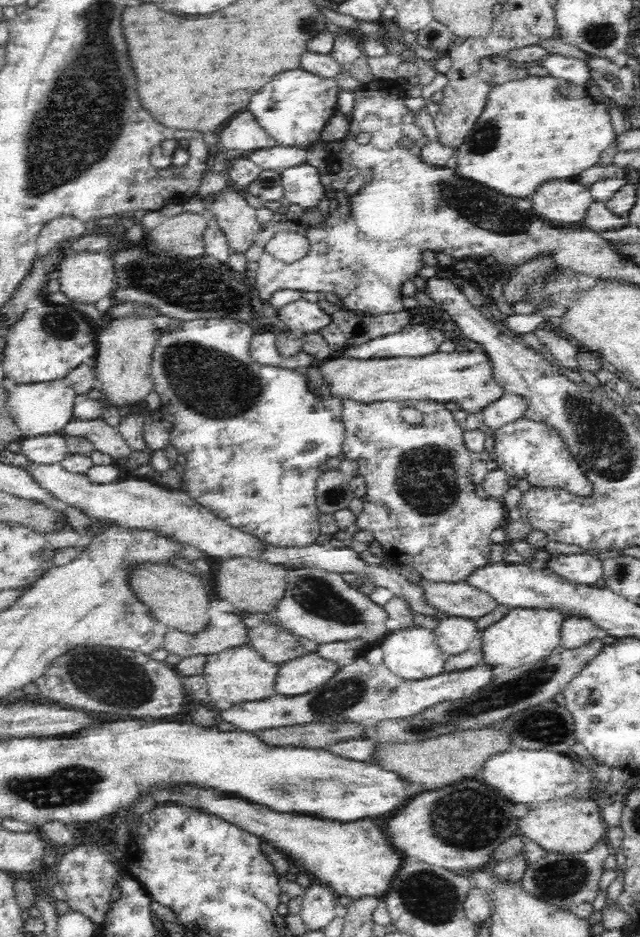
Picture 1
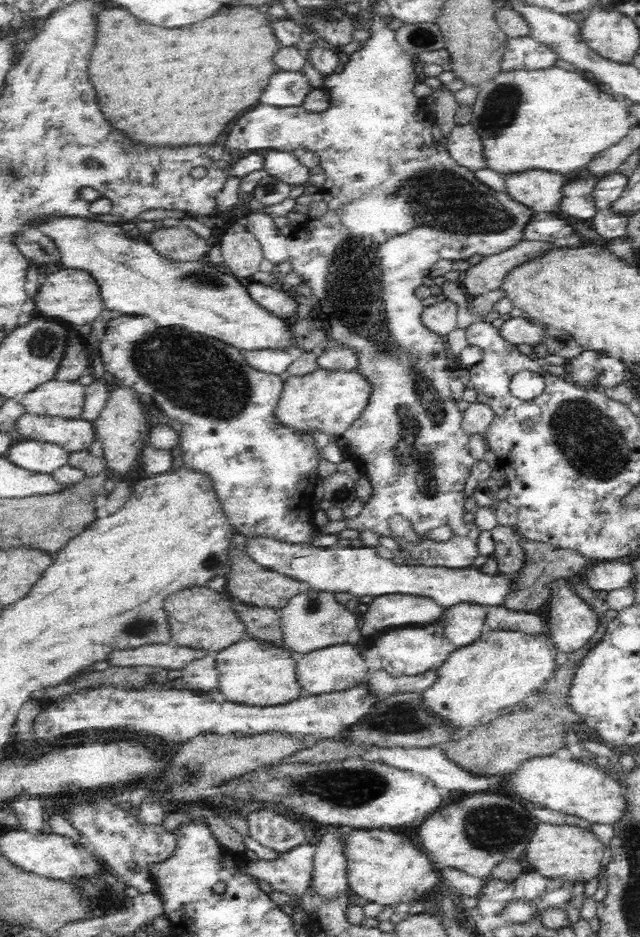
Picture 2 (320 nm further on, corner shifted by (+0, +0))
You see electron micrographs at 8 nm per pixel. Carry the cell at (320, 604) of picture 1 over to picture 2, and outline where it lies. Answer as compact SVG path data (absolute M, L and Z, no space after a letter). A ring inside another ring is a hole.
M316 589L299 592L289 598L287 605L279 609L279 613L286 648L296 652L297 655L351 641L352 636L356 635L360 622L358 615L350 612L344 603L340 603L332 591Z

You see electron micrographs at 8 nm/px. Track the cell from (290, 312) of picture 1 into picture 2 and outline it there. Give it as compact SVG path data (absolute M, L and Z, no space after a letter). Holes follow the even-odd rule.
M248 281L248 292L260 306L263 306L270 314L276 315L282 320L298 316L298 300L296 296L289 294L282 288L264 285L260 282Z

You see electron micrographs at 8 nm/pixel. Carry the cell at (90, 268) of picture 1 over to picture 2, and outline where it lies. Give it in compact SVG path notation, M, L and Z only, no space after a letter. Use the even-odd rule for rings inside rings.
M61 268L45 276L32 300L35 302L36 314L58 320L72 329L91 323L105 309L96 279L92 277L91 272L81 270L81 268Z

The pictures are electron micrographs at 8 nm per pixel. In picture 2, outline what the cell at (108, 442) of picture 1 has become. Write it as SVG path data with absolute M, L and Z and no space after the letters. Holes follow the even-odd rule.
M27 412L18 420L18 433L21 438L51 442L70 453L88 450L97 439L94 423L88 420L33 416Z

